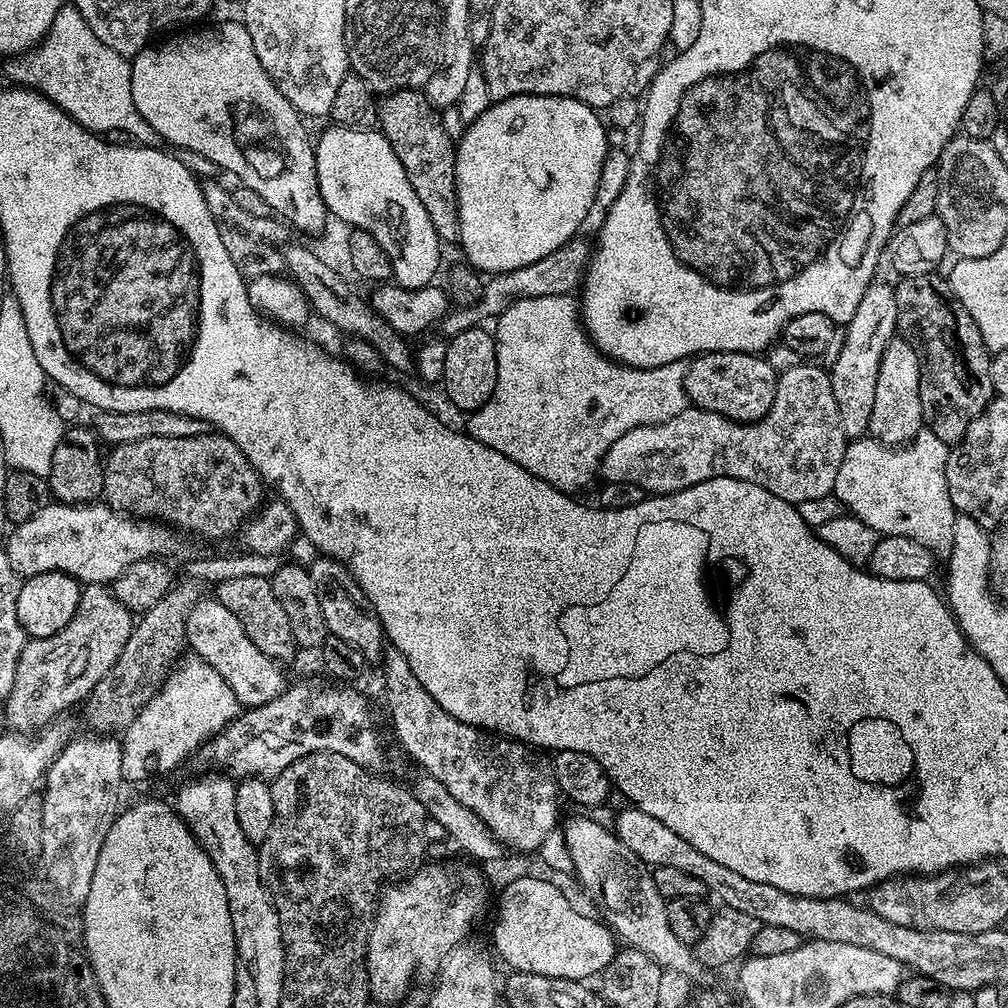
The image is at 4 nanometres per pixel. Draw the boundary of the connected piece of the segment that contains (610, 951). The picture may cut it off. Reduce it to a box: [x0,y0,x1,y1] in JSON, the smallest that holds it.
[493,876,618,982]

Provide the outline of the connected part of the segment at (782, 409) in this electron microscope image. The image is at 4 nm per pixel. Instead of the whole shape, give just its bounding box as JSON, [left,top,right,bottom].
[599,362,849,505]

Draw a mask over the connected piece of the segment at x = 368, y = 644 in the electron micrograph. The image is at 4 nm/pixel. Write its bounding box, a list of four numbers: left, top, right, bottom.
[307,554,386,662]

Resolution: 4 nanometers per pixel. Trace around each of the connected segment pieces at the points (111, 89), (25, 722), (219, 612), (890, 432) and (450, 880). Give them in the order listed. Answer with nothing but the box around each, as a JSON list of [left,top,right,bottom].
[[3,6,162,148],[3,585,134,734],[186,598,286,709],[868,338,924,446],[364,864,488,1004]]

